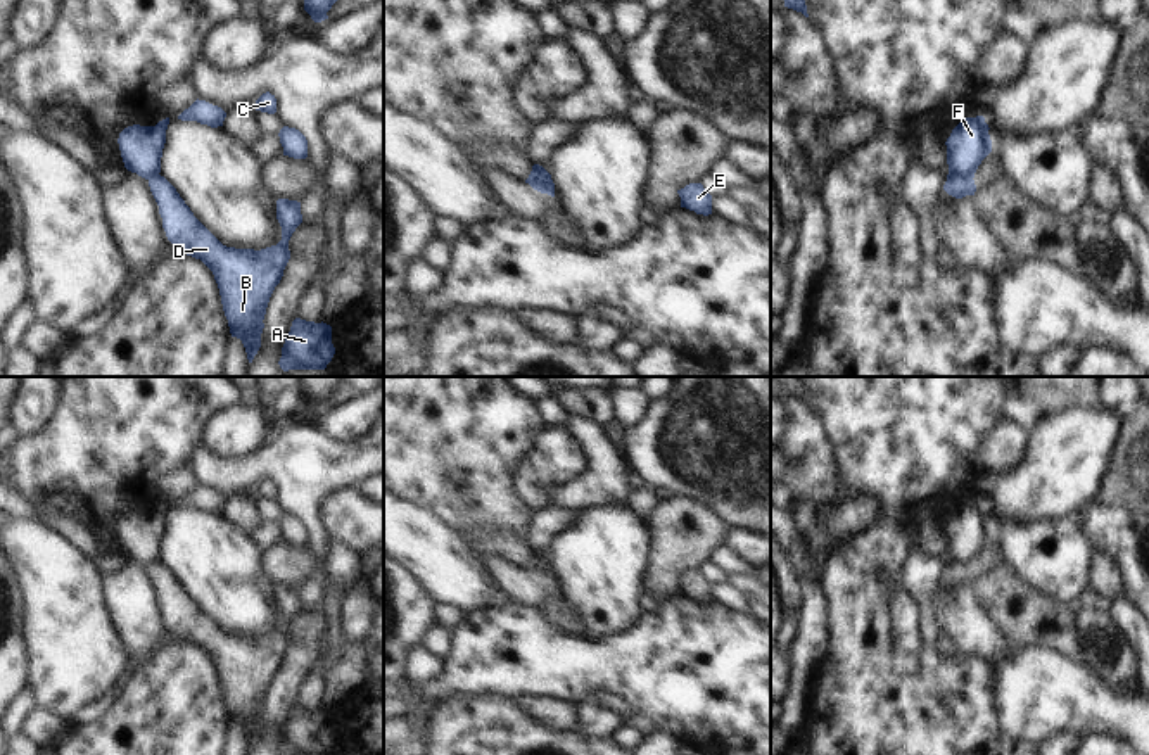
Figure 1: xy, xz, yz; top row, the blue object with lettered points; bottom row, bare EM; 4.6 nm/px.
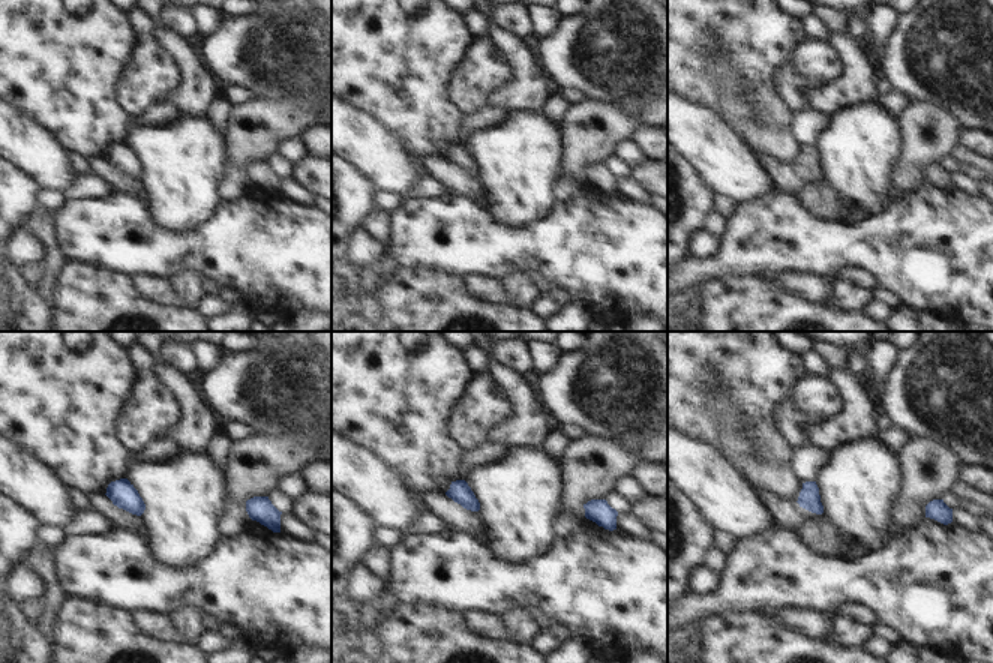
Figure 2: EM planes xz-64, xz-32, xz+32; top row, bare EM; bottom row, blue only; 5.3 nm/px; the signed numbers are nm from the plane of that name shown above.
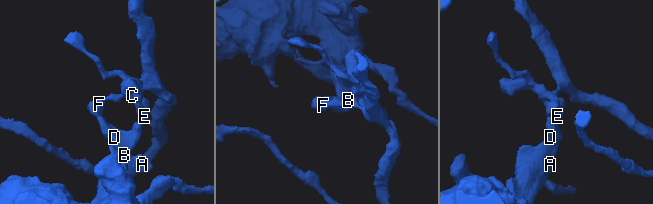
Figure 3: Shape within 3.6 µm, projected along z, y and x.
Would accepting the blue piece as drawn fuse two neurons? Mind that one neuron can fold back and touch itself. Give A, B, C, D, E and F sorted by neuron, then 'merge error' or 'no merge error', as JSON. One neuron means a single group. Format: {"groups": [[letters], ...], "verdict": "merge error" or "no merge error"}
{"groups": [["A", "B", "D", "E"], ["C", "F"]], "verdict": "merge error"}

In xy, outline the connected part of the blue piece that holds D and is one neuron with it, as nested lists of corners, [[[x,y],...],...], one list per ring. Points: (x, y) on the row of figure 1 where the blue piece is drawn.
[[[164,176],[149,180],[149,187],[159,206],[168,240],[213,271],[230,333],[242,340],[247,359],[252,363],[261,347],[270,297],[290,259],[289,240],[302,223],[301,202],[276,200],[276,219],[282,226],[282,240],[276,245],[261,251],[235,249],[223,245],[194,216]]]

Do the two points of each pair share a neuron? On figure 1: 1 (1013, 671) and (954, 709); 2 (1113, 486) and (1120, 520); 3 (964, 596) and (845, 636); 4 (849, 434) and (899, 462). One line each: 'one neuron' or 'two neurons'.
1: two neurons
2: two neurons
3: two neurons
4: one neuron

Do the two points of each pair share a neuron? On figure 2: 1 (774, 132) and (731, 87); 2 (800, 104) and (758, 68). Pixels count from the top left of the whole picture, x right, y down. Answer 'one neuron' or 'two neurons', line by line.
1: one neuron
2: two neurons

